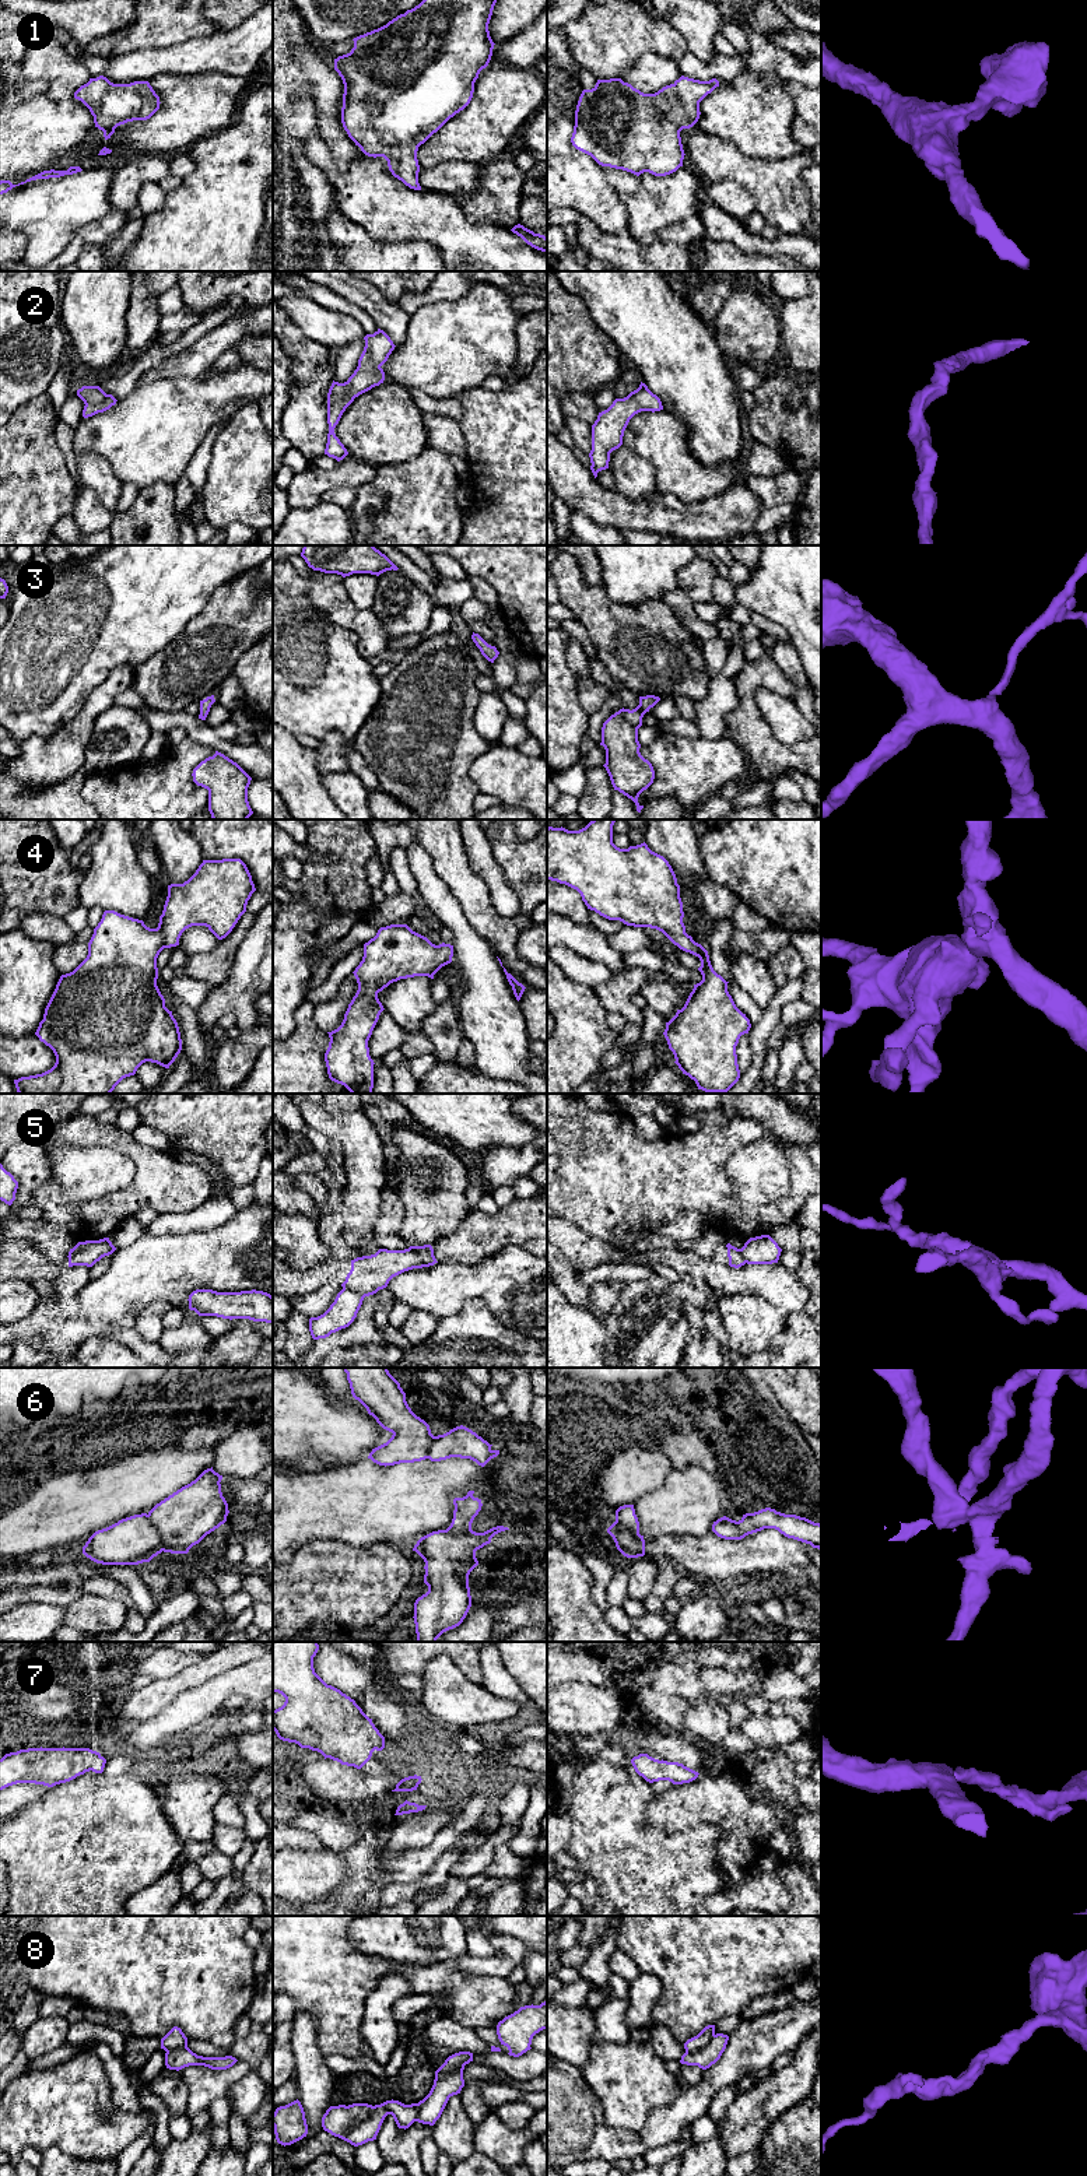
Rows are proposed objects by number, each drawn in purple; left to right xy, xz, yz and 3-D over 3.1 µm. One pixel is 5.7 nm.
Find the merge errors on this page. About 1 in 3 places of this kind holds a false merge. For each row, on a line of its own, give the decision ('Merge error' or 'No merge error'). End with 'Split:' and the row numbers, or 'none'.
1: No merge error
2: No merge error
3: No merge error
4: No merge error
5: Merge error
6: Merge error
7: No merge error
8: Merge error
Split: 5, 6, 8

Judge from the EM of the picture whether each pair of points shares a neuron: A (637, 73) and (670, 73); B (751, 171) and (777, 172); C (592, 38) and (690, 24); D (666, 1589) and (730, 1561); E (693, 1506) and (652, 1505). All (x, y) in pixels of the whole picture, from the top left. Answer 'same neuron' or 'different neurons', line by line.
A: same neuron
B: same neuron
C: different neurons
D: different neurons
E: same neuron

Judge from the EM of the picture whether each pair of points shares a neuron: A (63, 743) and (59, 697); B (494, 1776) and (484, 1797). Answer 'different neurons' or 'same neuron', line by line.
A: different neurons
B: different neurons

